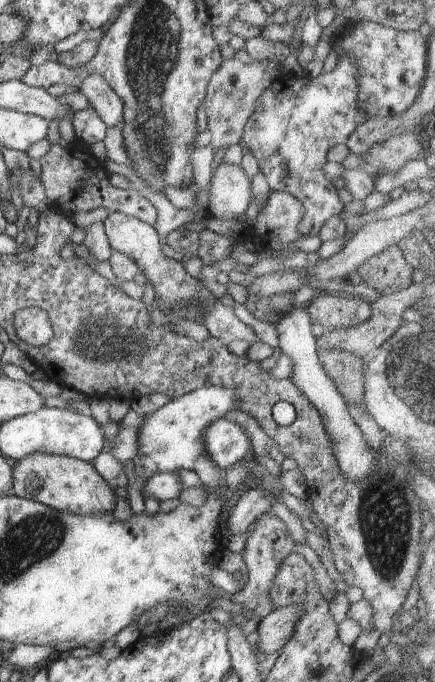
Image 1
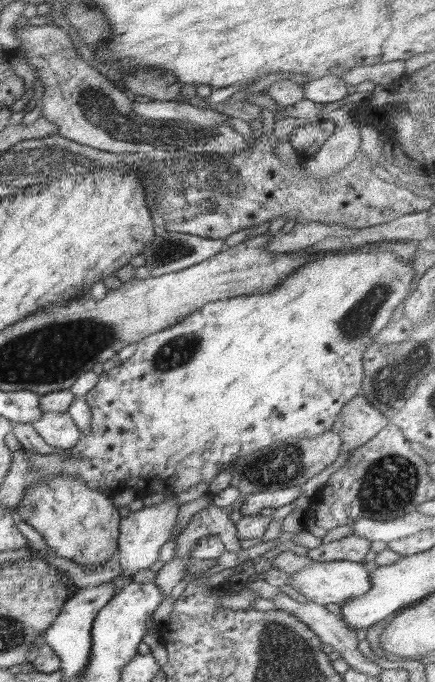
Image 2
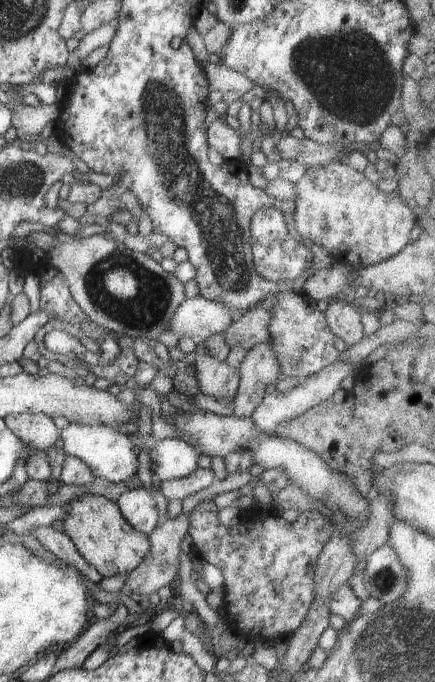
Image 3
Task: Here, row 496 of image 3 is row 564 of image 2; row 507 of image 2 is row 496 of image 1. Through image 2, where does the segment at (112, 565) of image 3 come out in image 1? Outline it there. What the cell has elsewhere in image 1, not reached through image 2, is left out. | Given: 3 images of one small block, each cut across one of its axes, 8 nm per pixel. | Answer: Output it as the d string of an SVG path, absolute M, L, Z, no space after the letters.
M32 452L13 463L13 478L14 495L42 503L58 512L78 516L112 514L118 500L114 489L96 472L92 463L69 456Z

